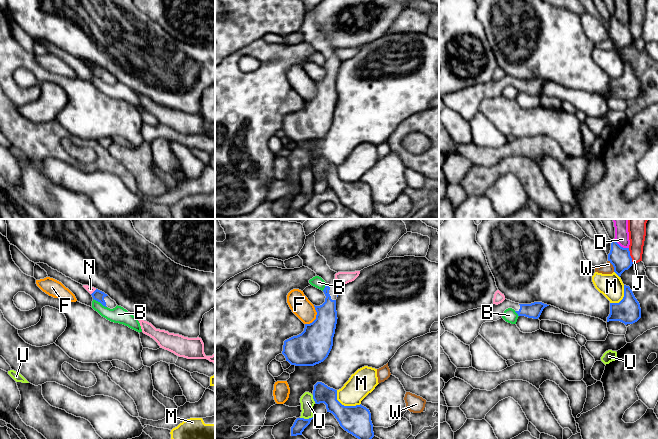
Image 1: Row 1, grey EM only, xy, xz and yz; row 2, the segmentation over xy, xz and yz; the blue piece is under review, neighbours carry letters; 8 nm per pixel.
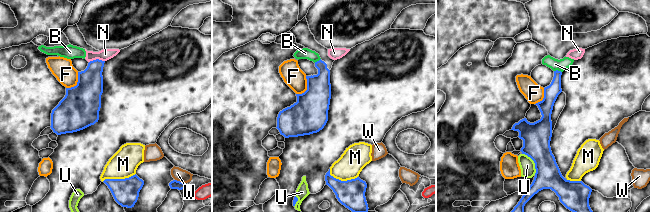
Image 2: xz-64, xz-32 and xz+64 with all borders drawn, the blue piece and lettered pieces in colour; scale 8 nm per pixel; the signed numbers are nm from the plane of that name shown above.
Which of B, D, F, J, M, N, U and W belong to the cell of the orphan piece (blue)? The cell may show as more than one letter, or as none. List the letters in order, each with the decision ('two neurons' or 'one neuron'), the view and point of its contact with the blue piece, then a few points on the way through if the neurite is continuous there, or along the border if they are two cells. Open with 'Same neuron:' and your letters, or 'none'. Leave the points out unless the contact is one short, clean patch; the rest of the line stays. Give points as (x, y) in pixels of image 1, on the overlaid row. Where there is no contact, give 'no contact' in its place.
Same neuron: none
B: two neurons; meets blue in xy at (100, 302); border along xy (93, 298), (106, 307)
D: two neurons; meets blue in yz at (620, 246); border along yz (614, 239), (621, 246), (628, 248)
F: two neurons; meets blue in xz at (316, 317)
J: two neurons; meets blue in yz at (630, 256)
M: two neurons; meets blue in xz at (343, 405)
N: two neurons; meets blue in xy at (93, 292); border along xy (96, 289), (91, 294)
U: two neurons; meets blue in xz at (306, 419); border along xz (313, 416), (300, 418)
W: two neurons; meets blue in yz at (613, 266)

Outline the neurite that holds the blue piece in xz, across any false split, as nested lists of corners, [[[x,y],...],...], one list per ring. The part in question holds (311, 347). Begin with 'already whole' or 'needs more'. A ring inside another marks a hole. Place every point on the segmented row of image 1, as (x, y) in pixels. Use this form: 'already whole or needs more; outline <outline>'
needs more; outline [[[316,230],[306,236],[305,244],[298,256],[303,260],[303,266],[314,271],[326,282],[323,290],[326,298],[322,305],[314,305],[316,319],[310,324],[305,324],[301,334],[284,341],[282,354],[286,361],[295,366],[314,366],[328,357],[338,319],[336,299],[341,284],[335,279],[337,272],[331,270],[326,259],[317,252],[315,233]]]

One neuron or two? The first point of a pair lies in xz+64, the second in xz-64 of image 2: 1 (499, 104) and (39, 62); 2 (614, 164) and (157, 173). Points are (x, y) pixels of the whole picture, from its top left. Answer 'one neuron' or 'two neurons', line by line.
1: one neuron
2: one neuron

